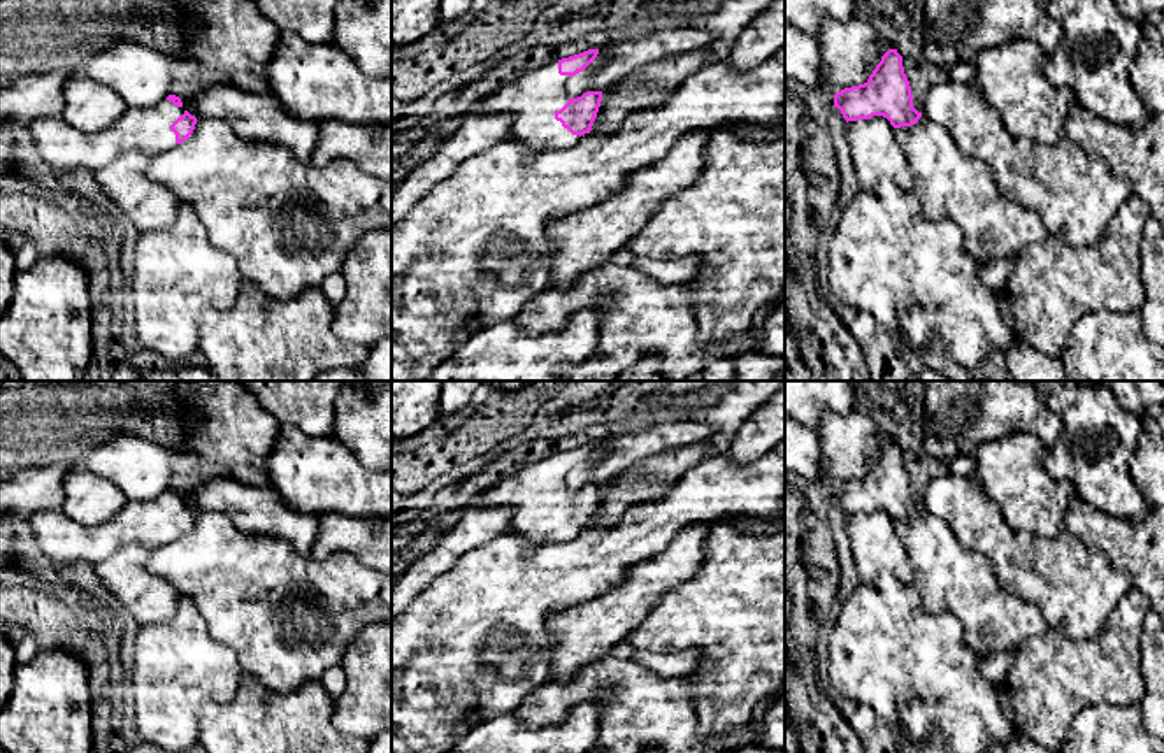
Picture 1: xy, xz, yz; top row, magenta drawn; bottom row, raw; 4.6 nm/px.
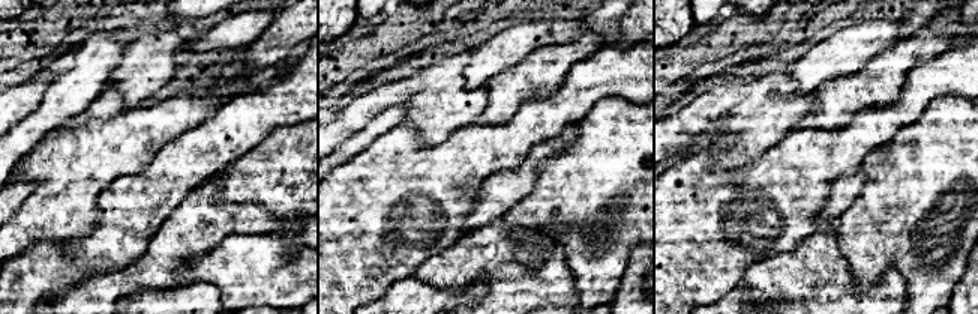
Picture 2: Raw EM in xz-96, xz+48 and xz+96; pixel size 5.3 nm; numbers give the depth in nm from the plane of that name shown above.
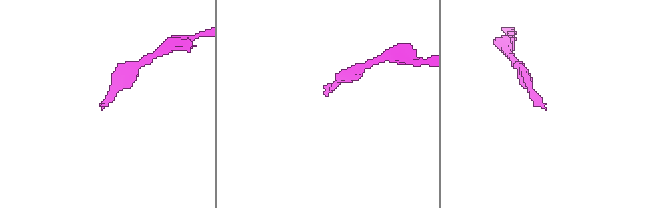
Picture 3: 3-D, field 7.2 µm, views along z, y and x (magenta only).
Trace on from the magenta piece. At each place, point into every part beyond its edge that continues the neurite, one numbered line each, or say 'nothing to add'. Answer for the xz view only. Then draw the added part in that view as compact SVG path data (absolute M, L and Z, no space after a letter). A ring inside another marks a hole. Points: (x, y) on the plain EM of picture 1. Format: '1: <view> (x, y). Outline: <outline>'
1: xz (532, 494). Outline: M541 453L520 474L472 497L465 506L435 513L430 521L421 525L421 537L400 556L392 558L392 574L399 579L476 506L511 507L513 518L506 534L520 535L532 544L564 542L576 537L581 530L572 528L555 513L555 506L571 491L567 486L569 472L569 469L558 467L557 453Z

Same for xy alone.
1: xy (148, 522). Outline: M169 493L154 500L128 500L126 506L102 525L83 527L61 509L30 513L33 539L39 551L54 563L97 565L128 542L151 549L176 539L170 518L184 507Z

